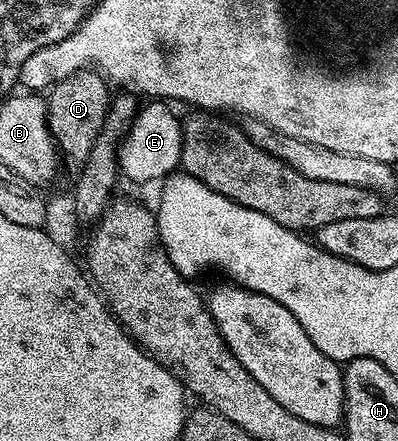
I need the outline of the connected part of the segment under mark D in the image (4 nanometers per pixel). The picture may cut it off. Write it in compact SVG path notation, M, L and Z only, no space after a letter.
M75 75L57 83L49 90L47 122L52 133L53 142L67 161L80 167L87 159L95 139L102 131L104 119L110 102L110 89L105 80L98 75L82 77Z

